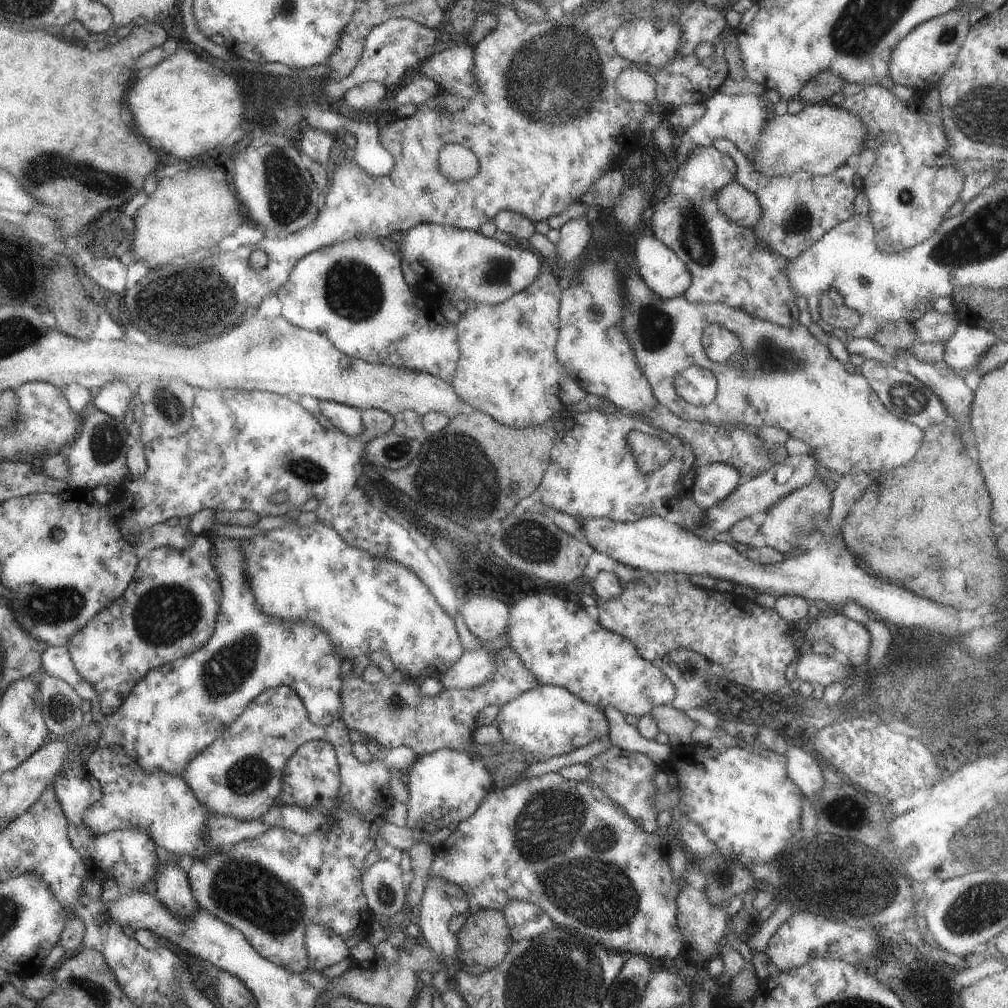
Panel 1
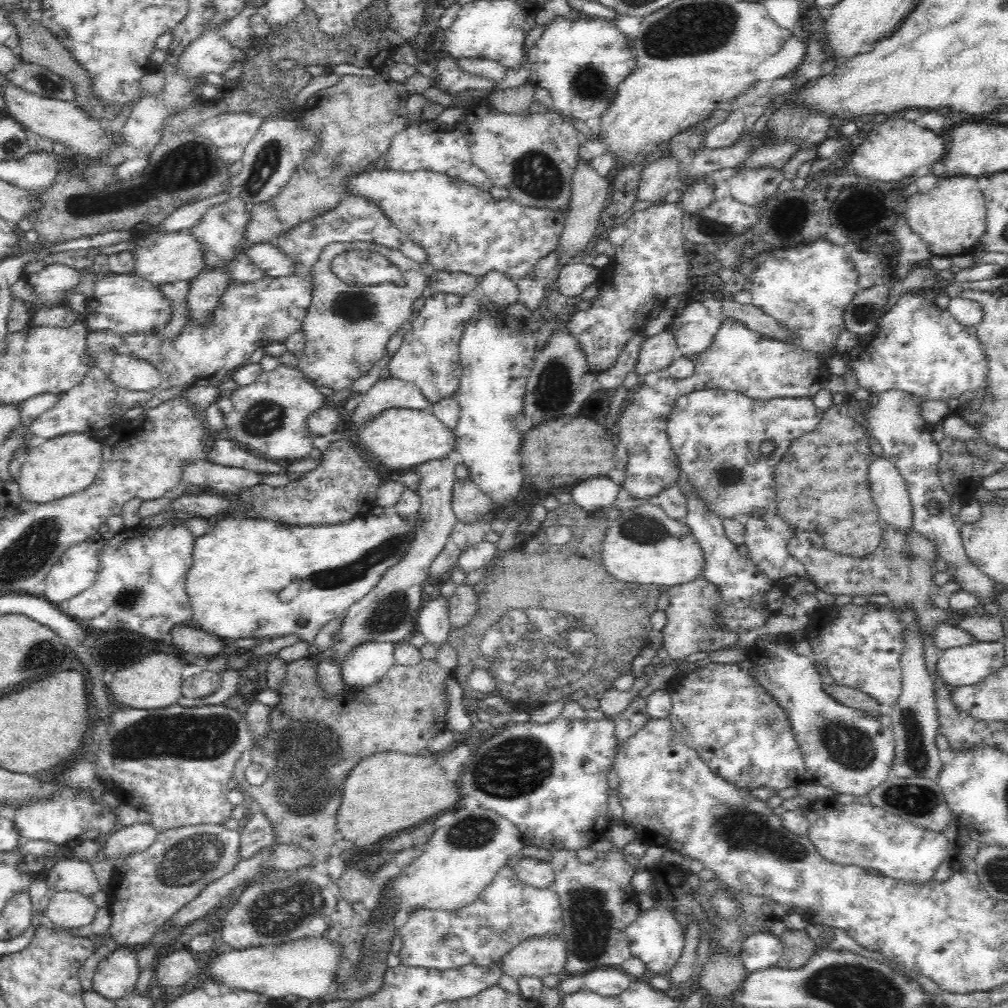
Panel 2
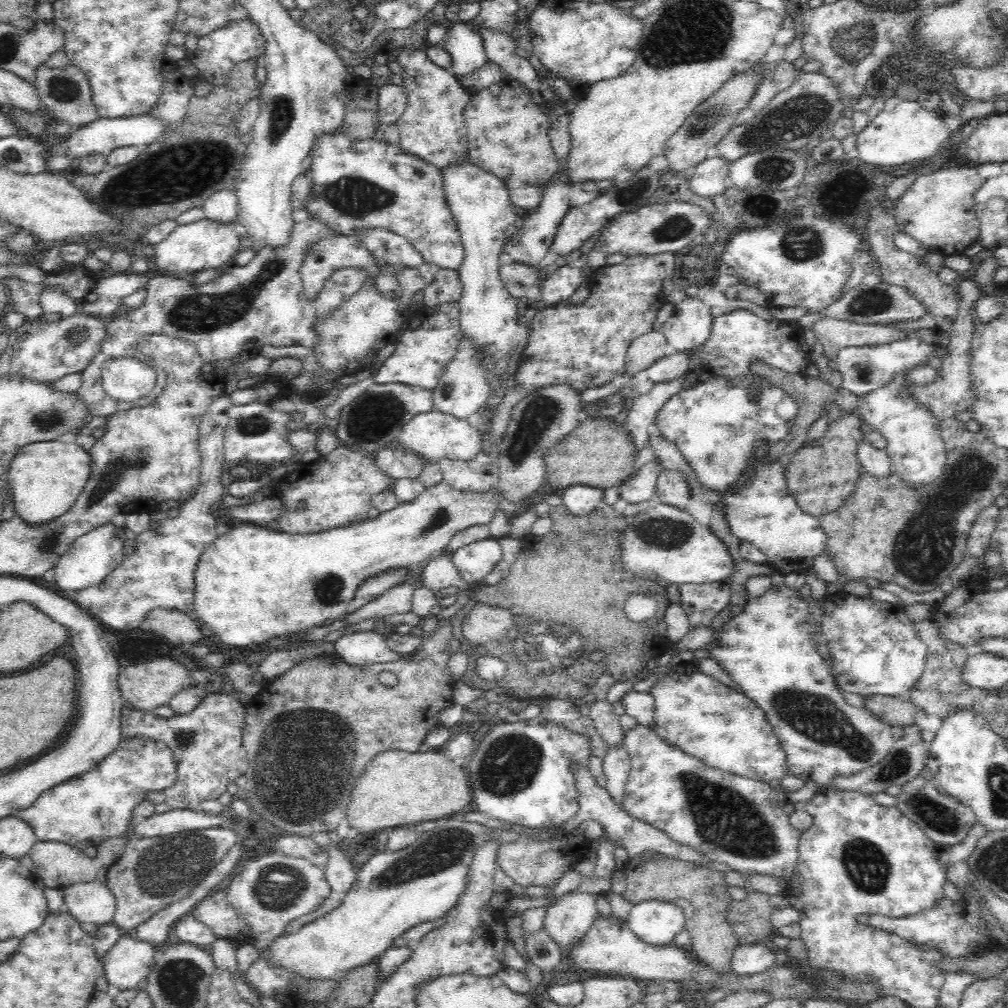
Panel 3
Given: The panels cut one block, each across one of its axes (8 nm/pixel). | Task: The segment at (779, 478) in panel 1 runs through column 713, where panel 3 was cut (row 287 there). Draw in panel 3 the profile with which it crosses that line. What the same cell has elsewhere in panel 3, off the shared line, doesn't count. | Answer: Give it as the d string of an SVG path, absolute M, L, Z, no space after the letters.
M501 264L499 266L500 280L504 288L515 298L524 298L532 286L540 283L538 270L532 270L525 264Z

